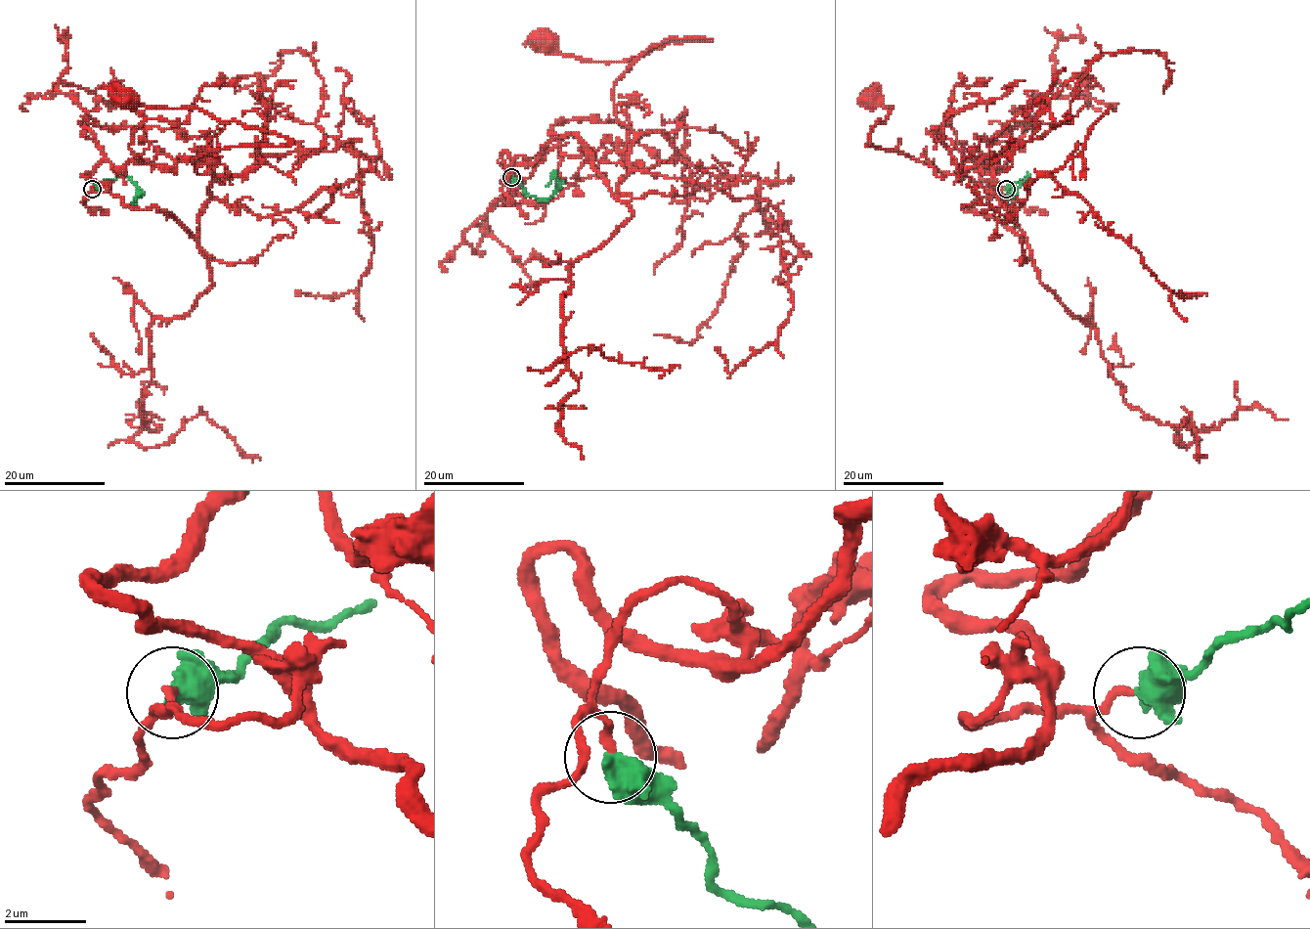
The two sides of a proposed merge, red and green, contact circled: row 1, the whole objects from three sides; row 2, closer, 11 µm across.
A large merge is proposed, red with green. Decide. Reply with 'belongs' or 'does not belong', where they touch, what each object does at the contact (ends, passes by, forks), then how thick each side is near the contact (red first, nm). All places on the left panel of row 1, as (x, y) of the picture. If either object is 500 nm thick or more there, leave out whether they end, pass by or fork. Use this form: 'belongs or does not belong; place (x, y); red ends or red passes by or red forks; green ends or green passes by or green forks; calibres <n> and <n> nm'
belongs; place (92, 189); red ends; green passes by; calibres 200 and 460 nm

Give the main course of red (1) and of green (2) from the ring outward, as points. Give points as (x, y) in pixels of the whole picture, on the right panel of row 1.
1: (1005, 189), (963, 207), (1023, 236), (999, 199), (967, 177), (867, 146), (892, 109), (867, 100)
2: (1006, 189), (1027, 175), (1005, 201), (1015, 205)

